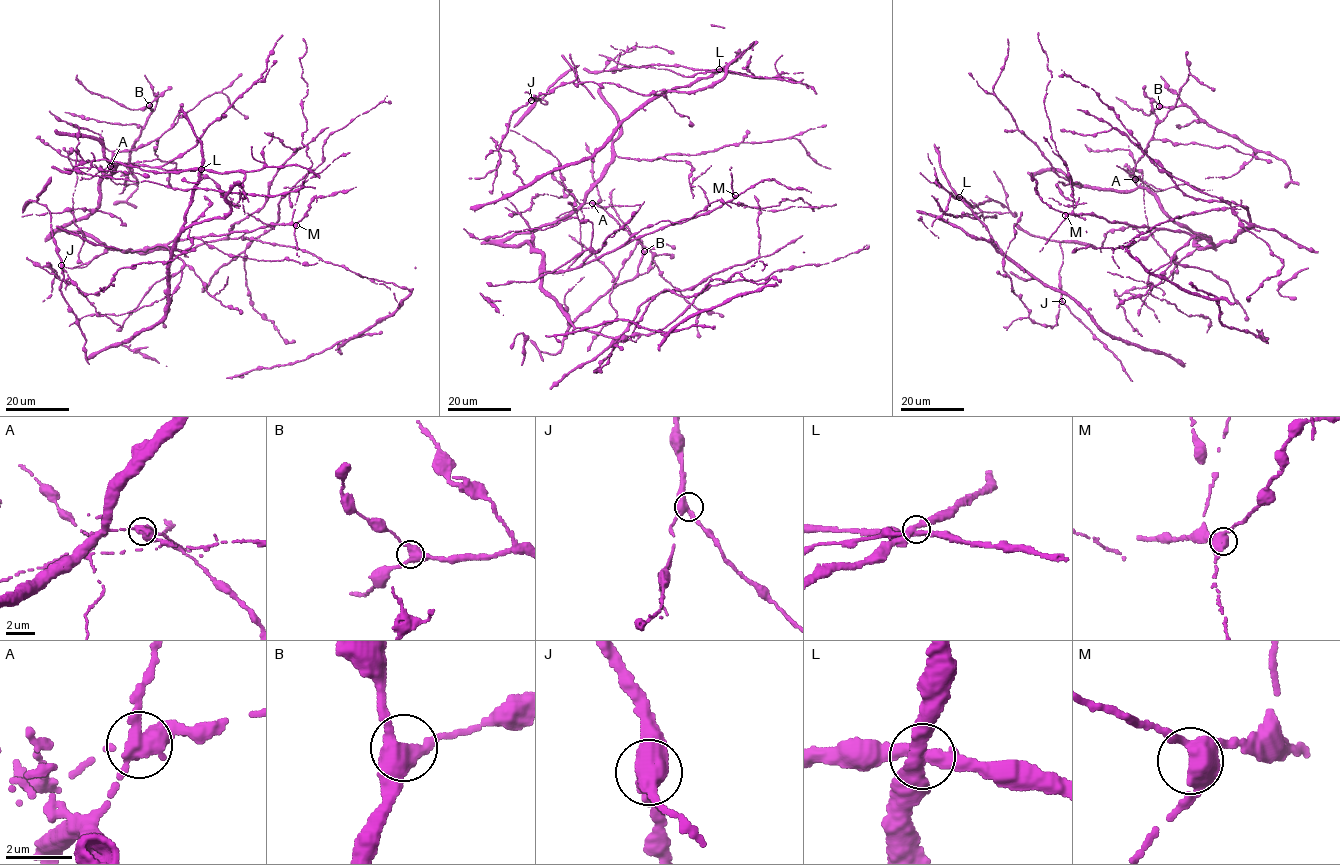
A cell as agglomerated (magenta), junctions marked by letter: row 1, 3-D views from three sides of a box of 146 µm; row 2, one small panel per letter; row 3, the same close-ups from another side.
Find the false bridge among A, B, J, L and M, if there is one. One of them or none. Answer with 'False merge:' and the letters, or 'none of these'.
False merge: A

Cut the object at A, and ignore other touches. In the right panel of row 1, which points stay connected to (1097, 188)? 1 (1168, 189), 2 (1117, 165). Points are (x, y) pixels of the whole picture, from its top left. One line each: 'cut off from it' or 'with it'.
1: cut off from it
2: cut off from it

